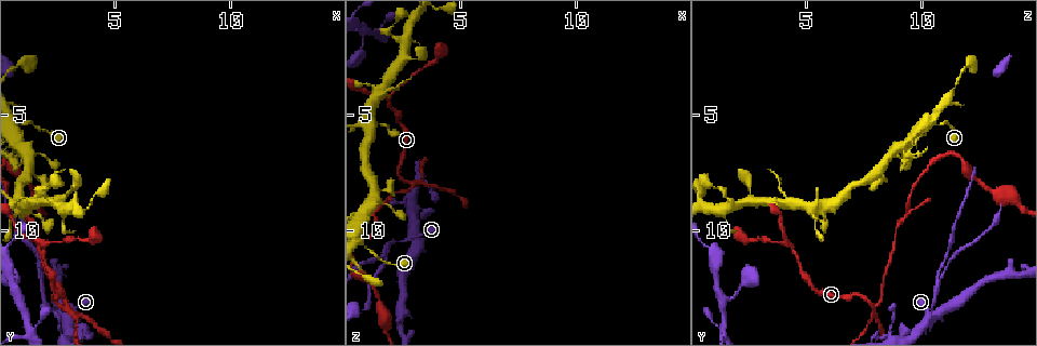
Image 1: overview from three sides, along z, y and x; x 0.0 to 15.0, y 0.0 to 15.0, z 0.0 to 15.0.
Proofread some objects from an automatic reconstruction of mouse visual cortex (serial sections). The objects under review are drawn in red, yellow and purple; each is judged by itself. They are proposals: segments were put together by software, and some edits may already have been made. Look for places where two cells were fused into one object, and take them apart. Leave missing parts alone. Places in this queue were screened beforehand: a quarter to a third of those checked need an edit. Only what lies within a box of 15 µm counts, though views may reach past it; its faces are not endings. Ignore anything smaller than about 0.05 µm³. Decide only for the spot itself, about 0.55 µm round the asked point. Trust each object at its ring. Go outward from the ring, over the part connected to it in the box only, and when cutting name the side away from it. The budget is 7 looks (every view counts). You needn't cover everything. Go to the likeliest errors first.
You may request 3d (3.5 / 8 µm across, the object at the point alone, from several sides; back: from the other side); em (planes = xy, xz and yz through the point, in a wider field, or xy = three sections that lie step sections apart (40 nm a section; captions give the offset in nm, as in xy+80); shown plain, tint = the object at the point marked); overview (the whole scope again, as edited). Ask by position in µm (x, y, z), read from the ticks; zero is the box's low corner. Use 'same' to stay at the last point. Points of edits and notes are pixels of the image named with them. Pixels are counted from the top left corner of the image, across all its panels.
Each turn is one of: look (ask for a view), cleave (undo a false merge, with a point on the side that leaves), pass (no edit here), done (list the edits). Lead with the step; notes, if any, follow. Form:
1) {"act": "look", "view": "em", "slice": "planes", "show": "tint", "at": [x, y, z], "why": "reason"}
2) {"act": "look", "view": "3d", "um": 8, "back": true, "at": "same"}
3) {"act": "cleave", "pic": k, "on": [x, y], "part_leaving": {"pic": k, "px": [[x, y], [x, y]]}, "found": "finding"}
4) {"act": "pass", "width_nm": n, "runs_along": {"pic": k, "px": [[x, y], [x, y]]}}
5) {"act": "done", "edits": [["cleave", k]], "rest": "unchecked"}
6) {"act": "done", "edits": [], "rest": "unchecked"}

{"act": "look", "view": "3d", "um": 3.5, "at": [2.9, 13.4, 8.0], "why": "arms part here"}

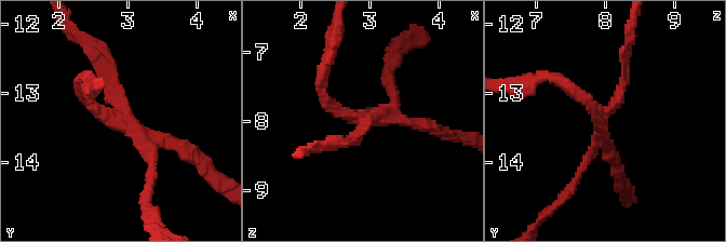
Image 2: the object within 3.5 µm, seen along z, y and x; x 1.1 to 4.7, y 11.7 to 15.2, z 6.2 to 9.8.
{"act": "look", "view": "em", "slice": "xy", "step": 5, "show": "tint", "at": [2.90, 13.35, 7.95], "arms": 3, "arm_widths_nm": [150, 150, 200]}

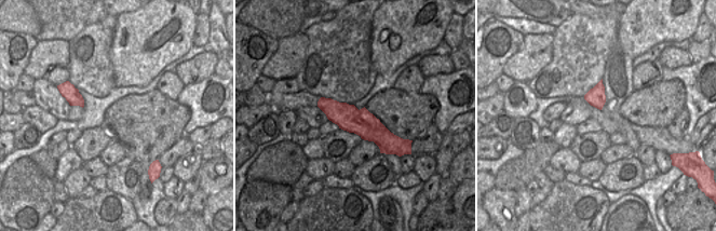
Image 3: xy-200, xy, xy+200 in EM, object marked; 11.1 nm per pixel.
{"act": "look", "view": "em", "slice": "xy", "step": 2, "show": "tint", "at": "same", "why": "another direction"}

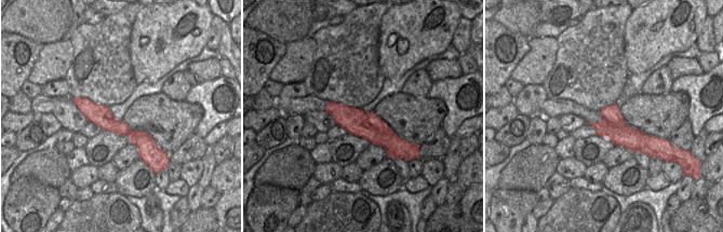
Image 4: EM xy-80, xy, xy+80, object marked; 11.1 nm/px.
{"act": "cleave", "pic": 2, "on": [108, 78], "width_nm": 300, "part_leaving": {"pic": 2, "px": [[124, 111], [111, 71], [75, 32]]}, "found": "two cells meet here"}

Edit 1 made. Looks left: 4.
{"act": "look", "view": "3d", "um": 8, "at": [3.1, 13.7, 10.4]}

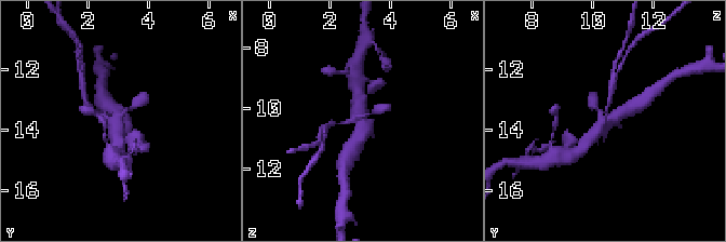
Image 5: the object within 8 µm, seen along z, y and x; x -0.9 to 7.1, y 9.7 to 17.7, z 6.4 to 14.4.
{"act": "look", "view": "3d", "um": 3.5, "at": [3.1, 13.7, 10.4]}

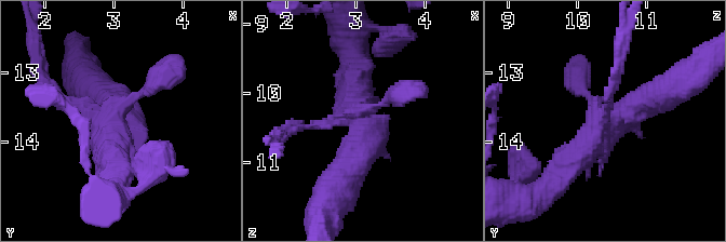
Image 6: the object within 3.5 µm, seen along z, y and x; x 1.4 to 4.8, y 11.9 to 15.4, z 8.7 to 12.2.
{"act": "look", "view": "em", "slice": "xy", "step": 2, "show": "tint", "at": [3.05, 13.80, 10.35], "why": "need the tissue"}

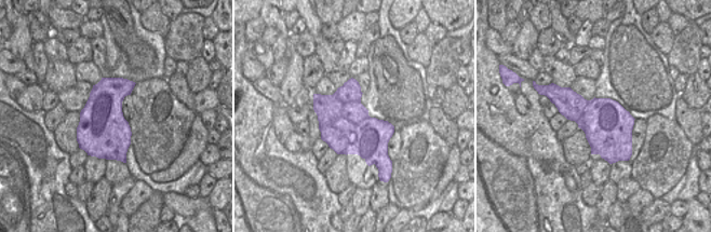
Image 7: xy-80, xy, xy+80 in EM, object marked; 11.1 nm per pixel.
{"act": "pass", "runs_along": {"pic": 6, "px": [[402, 94], [355, 111], [365, 136], [346, 172]]}, "found": "all the same cell"}

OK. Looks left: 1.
{"act": "done", "edits": [["cleave", 2]], "rest": "unchecked"}

